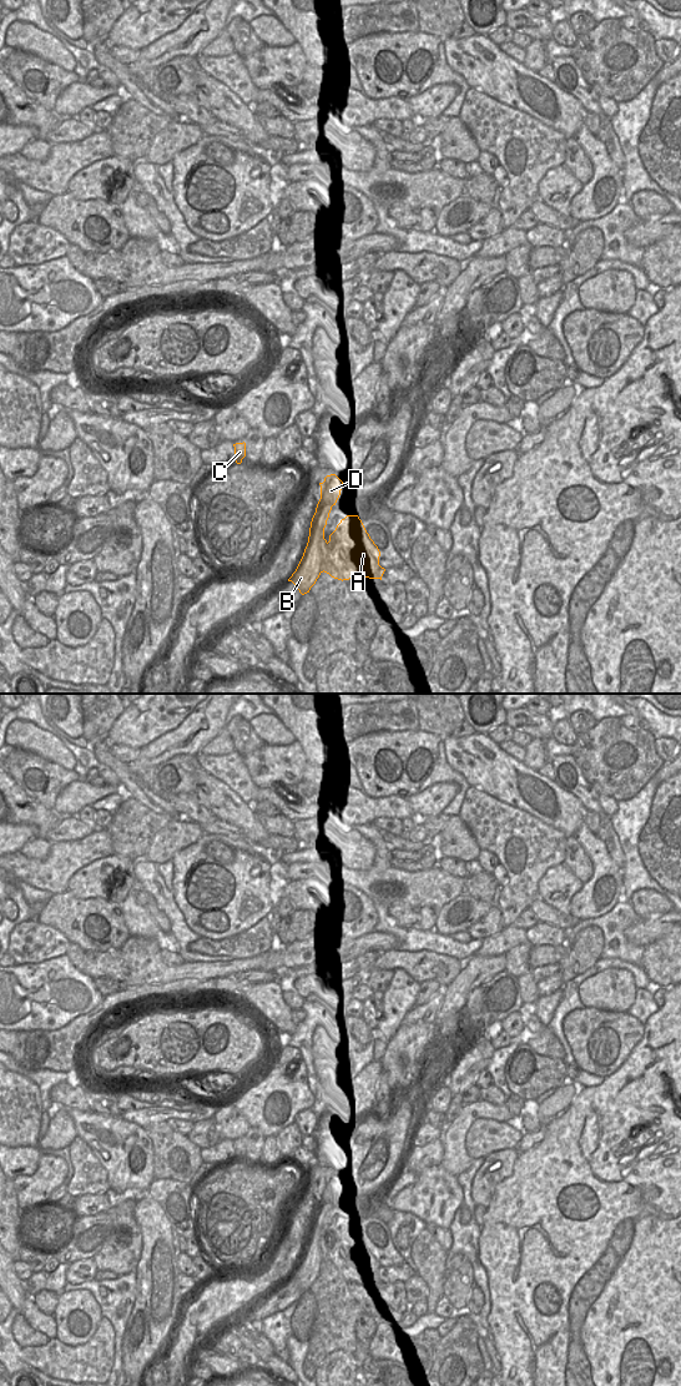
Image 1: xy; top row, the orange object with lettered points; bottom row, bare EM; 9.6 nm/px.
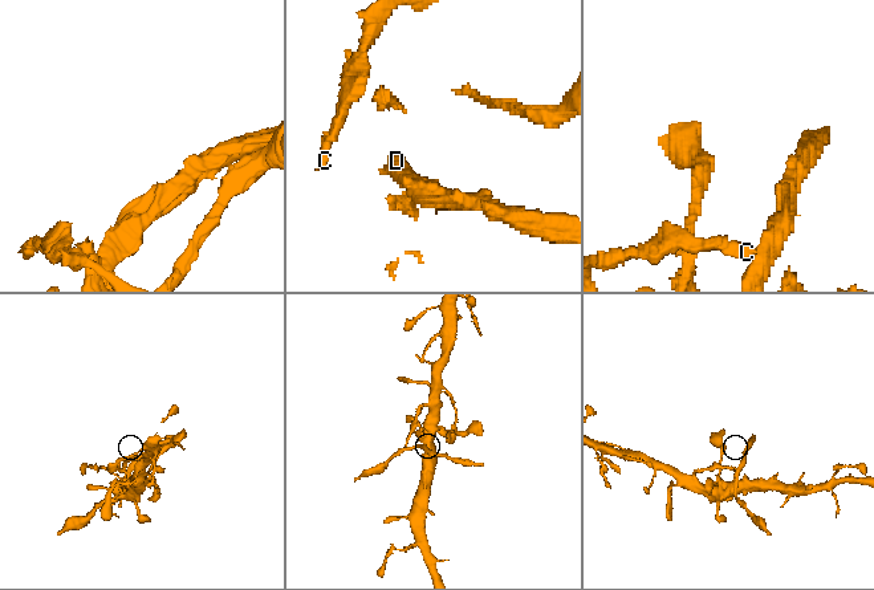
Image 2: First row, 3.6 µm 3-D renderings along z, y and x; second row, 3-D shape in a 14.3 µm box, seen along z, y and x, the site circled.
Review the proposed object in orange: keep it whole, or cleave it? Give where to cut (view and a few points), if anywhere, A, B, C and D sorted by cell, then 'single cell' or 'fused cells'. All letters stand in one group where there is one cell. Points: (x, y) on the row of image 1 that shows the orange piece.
cut xy (328, 543), (326, 557), (322, 560), (322, 570); groups A C / B D; fused cells

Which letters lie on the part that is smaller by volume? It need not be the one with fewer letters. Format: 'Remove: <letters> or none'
Remove: B, D

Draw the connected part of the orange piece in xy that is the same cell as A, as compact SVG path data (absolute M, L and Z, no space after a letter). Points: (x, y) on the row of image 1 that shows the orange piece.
M347 515L329 535L322 569L342 581L355 578L382 580L385 569L379 565L379 556L380 551L359 516Z

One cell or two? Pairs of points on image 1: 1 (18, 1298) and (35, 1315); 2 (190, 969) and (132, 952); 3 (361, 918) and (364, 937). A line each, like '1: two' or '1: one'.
1: two
2: one
3: two

